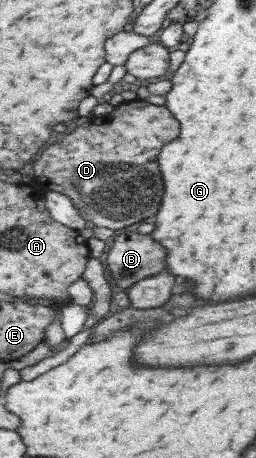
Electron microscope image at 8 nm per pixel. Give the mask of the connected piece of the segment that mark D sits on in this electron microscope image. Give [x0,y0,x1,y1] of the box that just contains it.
[33,99,181,230]

